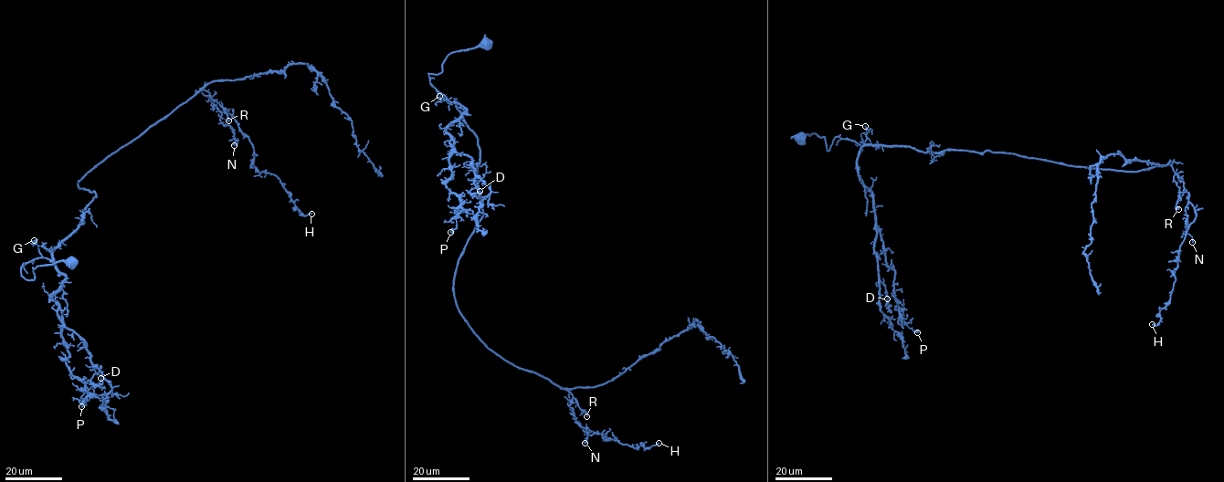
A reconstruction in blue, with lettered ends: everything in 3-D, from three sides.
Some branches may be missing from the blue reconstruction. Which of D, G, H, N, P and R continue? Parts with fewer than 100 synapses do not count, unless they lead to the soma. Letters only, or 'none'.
none

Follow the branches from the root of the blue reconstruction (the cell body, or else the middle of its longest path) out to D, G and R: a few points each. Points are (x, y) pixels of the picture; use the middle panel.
D: (485, 44), (427, 73), (466, 110), (446, 130), (471, 158), (469, 192), (480, 191)
G: (485, 44), (450, 53), (443, 61), (442, 71), (428, 73), (429, 83), (455, 102), (443, 100), (439, 96)
R: (485, 44), (427, 73), (480, 150), (484, 215), (458, 260), (455, 304), (484, 345), (567, 389), (586, 416)

